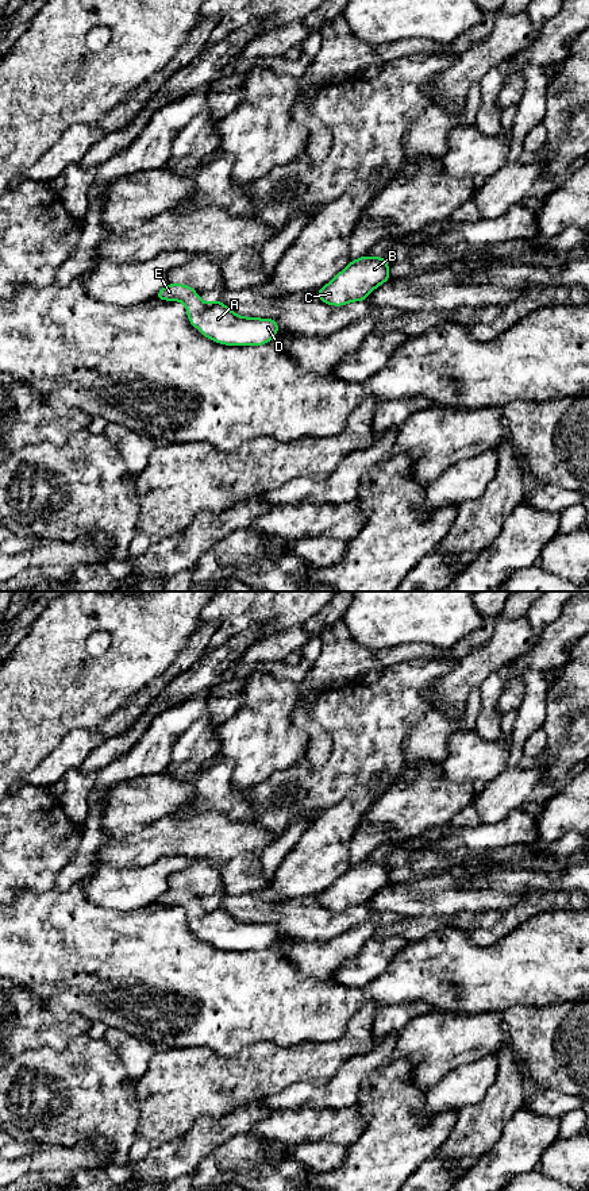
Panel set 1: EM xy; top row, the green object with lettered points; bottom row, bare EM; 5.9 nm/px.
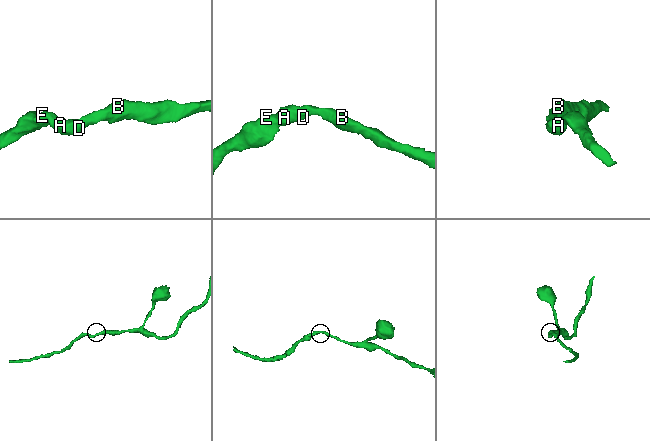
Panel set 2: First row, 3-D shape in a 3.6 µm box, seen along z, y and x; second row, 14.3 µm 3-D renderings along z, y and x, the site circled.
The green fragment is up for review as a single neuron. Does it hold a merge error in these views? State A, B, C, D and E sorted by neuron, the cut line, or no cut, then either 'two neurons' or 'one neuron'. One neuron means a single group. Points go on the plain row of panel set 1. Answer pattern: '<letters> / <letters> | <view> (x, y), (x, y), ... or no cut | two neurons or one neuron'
A B C D E | no cut | one neuron

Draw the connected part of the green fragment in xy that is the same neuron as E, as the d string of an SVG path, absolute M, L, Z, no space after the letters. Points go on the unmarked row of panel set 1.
M168 889L155 903L182 906L188 924L205 943L227 951L262 951L280 936L274 924L243 922L219 905L205 909L192 891Z

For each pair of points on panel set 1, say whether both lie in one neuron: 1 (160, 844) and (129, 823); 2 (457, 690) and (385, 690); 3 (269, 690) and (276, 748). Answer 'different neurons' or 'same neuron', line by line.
1: different neurons
2: different neurons
3: same neuron

